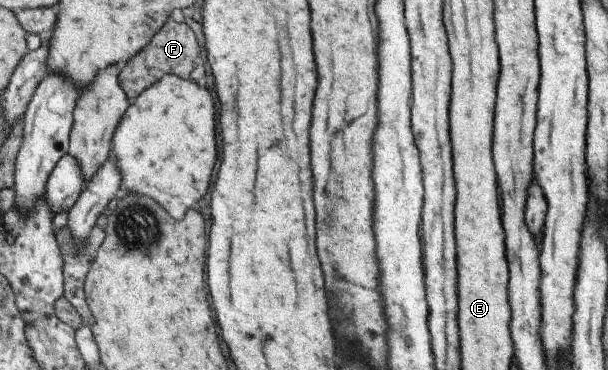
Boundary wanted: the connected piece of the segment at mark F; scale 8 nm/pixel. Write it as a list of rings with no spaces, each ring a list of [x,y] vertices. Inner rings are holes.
[[[168,19],[164,23],[164,27],[150,38],[150,41],[138,52],[138,55],[131,57],[124,63],[124,67],[118,73],[118,85],[122,87],[127,99],[132,101],[138,97],[141,91],[150,87],[163,75],[174,74],[180,79],[188,79],[196,57],[198,57],[198,43],[196,43],[194,33],[184,23],[176,23],[176,21]]]

